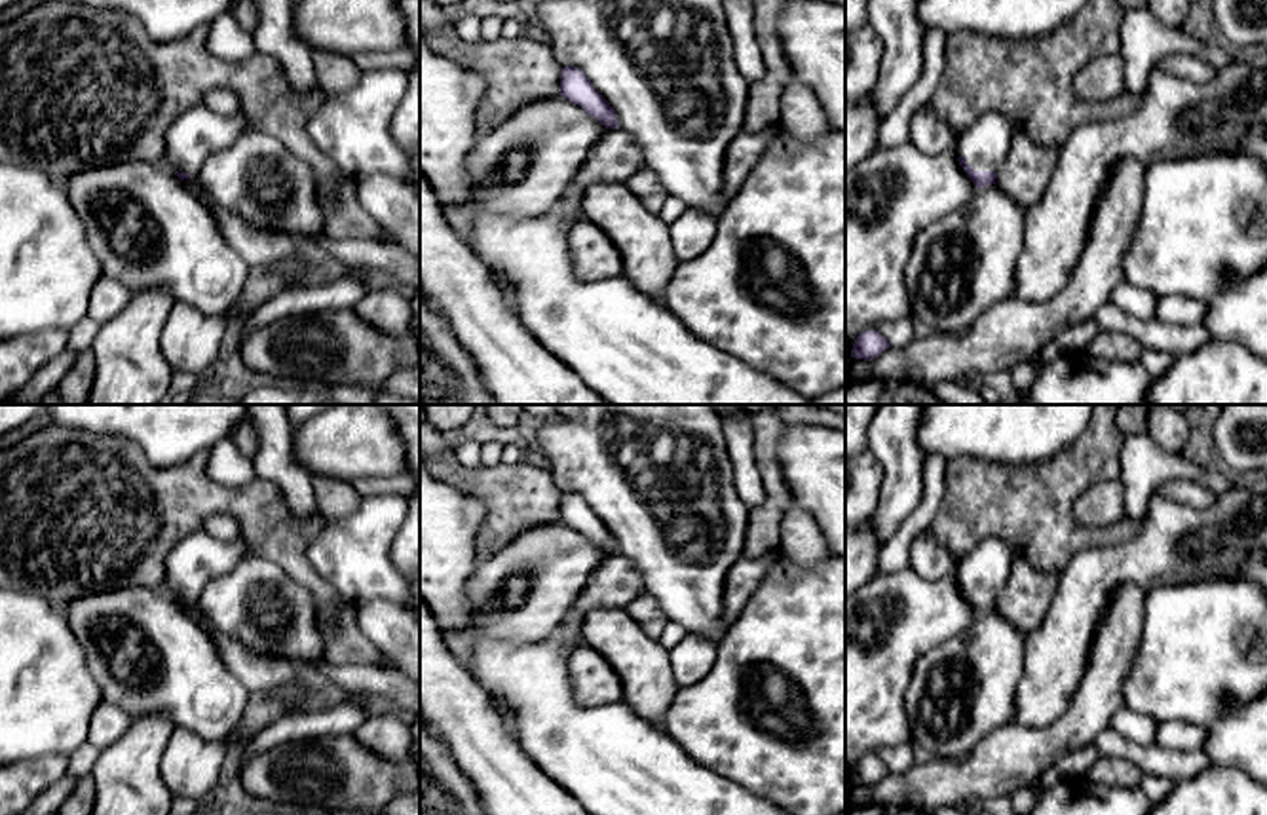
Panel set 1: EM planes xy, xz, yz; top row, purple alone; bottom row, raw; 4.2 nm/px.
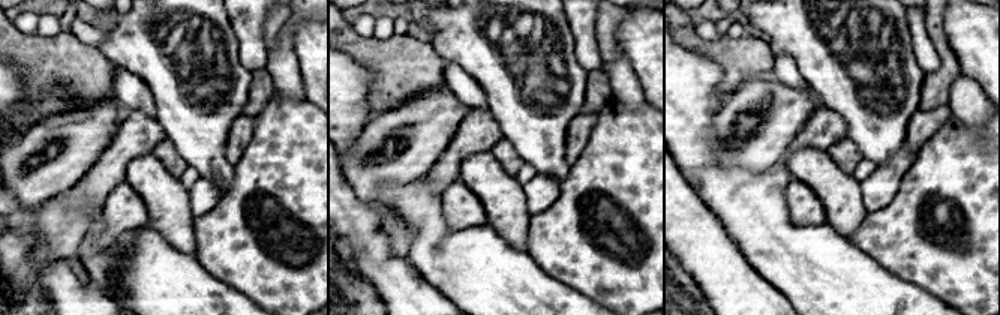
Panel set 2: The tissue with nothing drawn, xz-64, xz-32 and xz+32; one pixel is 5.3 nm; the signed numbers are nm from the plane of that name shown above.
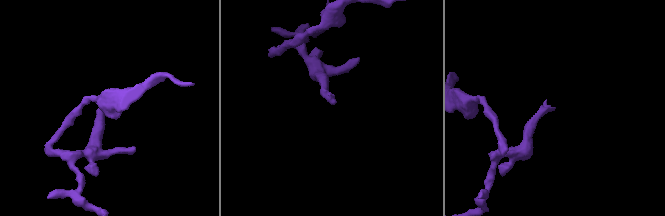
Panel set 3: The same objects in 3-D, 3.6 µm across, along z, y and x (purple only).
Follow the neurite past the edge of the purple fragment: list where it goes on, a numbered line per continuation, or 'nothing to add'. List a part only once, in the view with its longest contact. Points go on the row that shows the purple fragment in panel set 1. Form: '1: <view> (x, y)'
1: yz (984, 145)

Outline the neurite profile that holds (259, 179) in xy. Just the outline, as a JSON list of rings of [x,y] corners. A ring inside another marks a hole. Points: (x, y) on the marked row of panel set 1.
[[[251,129],[232,146],[213,152],[198,182],[218,207],[253,226],[296,239],[325,234],[317,173],[266,131]]]

